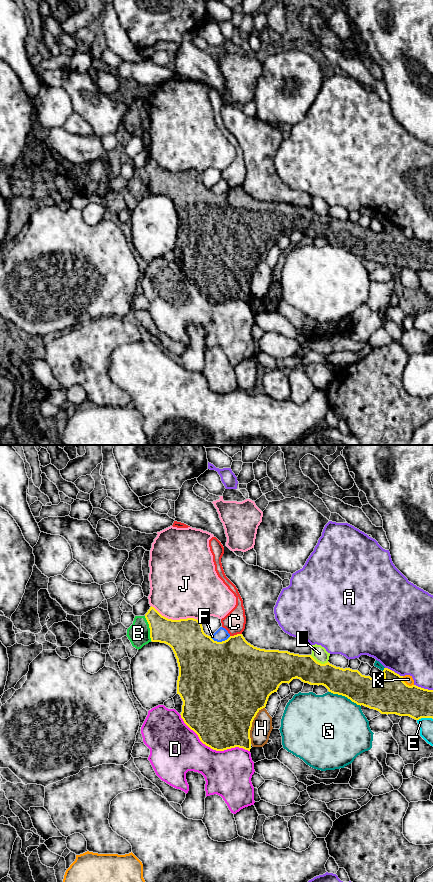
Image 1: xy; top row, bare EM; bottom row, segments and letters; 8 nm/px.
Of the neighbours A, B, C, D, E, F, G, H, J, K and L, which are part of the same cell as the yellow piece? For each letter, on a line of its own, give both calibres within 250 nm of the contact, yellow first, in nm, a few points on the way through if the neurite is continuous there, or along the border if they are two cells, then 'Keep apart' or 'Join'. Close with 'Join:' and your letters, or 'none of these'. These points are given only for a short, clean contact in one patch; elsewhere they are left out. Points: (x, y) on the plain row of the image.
A: Thickness 280 nm (yellow) against 280 nm. Keep apart
B: Thickness 240 nm (yellow) against 180 nm. Join
C: Thickness 440 nm (yellow) against 180 nm. Keep apart
D: Thickness 480 nm (yellow) against 380 nm. Keep apart
E: Thickness 260 nm (yellow) against 110 nm. Boundary: xy (432, 270), (419, 270), (417, 272). Keep apart
F: Thickness 500 nm (yellow) against 100 nm. Keep apart
G: Thickness 240 nm (yellow) against 480 nm. Keep apart
H: Thickness 500 nm (yellow) against 160 nm. Keep apart
J: Thickness 300 nm (yellow) against 460 nm. Keep apart
K: Thickness 300 nm (yellow) against 70 nm. Boundary: xy (402, 228), (402, 231), (407, 236), (413, 237). Keep apart
L: Thickness 220 nm (yellow) against 120 nm. Keep apart
Join: B

